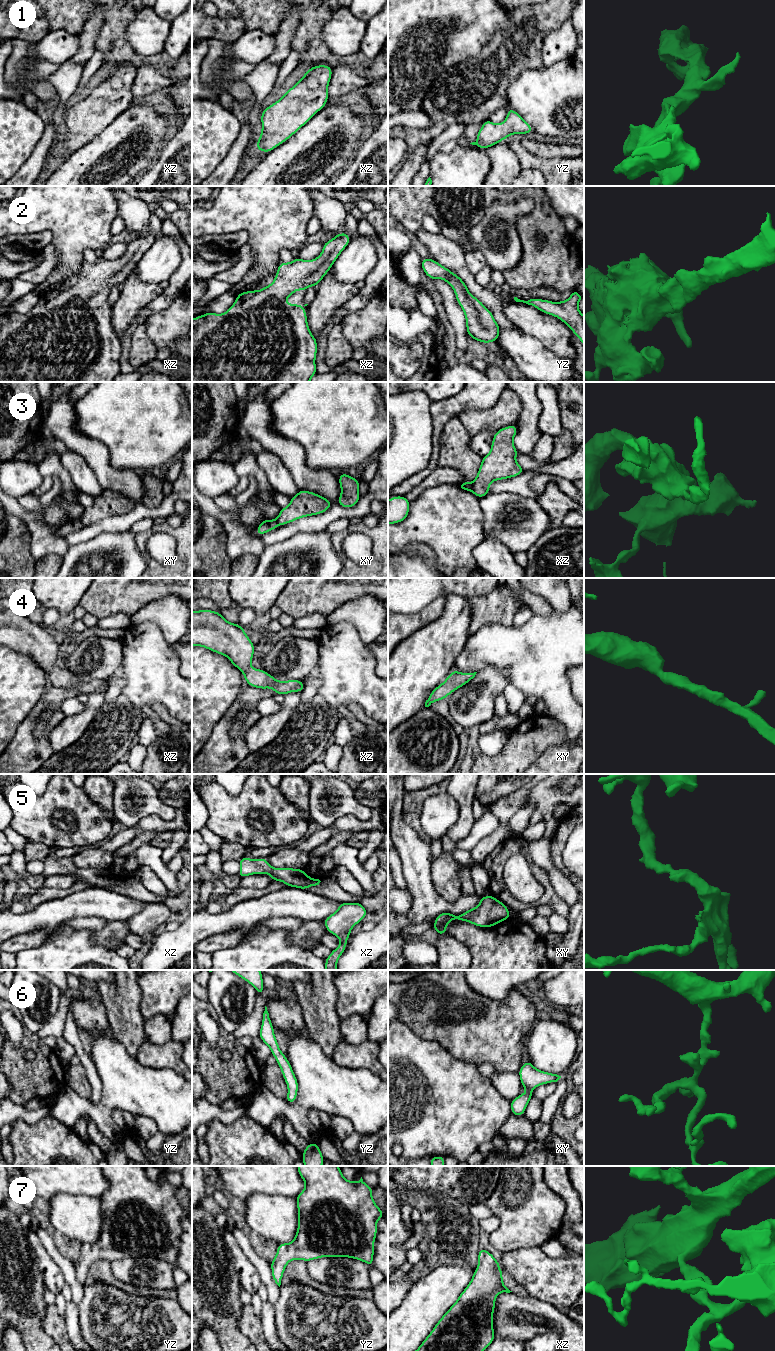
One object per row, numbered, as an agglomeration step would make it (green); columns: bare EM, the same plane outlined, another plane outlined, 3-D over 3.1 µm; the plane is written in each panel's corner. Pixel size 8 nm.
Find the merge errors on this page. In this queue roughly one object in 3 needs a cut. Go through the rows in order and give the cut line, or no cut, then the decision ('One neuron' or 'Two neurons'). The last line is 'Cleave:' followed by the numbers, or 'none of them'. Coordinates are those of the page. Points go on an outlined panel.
1: No split. One neuron
2: No split. One neuron
3: Split along xz (473, 483), (470, 489). Two neurons
4: No split. One neuron
5: No split. One neuron
6: No split. One neuron
7: No split. One neuron
Cleave: 3

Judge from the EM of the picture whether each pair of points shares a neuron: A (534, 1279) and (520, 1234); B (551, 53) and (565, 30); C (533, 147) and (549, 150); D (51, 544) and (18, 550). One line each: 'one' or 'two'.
A: two
B: one
C: one
D: two

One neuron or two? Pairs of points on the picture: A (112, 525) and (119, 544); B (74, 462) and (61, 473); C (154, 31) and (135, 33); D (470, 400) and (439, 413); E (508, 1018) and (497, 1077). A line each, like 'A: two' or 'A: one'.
A: two
B: two
C: one
D: one
E: two

